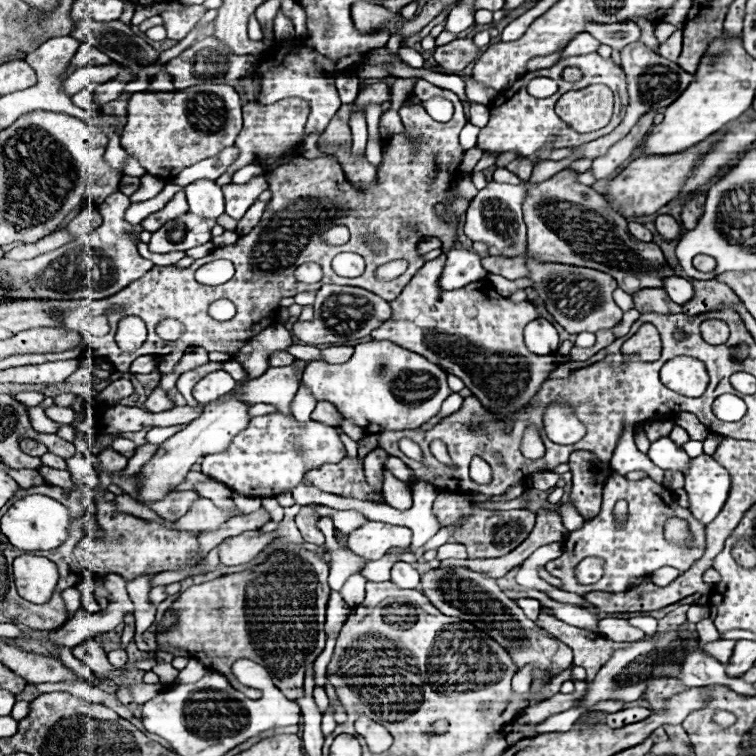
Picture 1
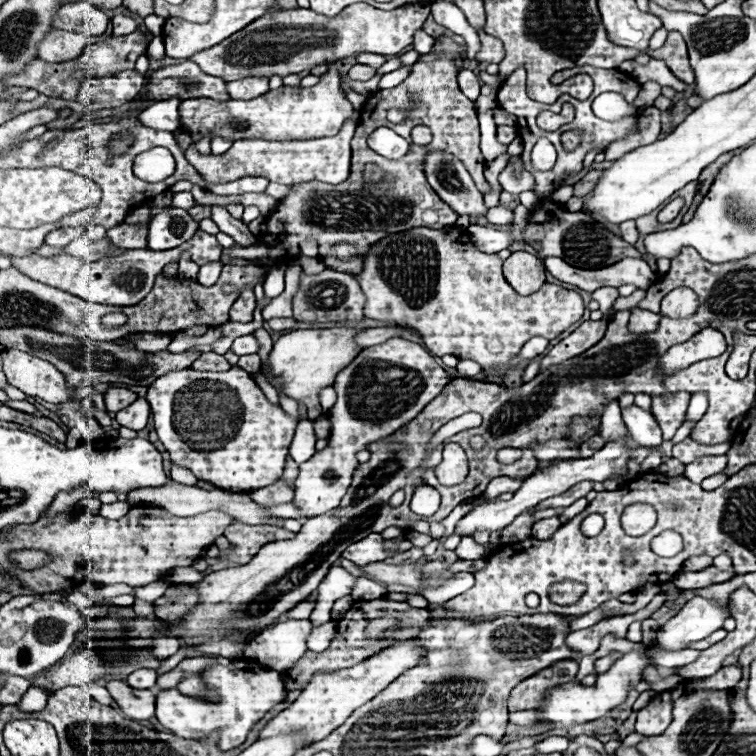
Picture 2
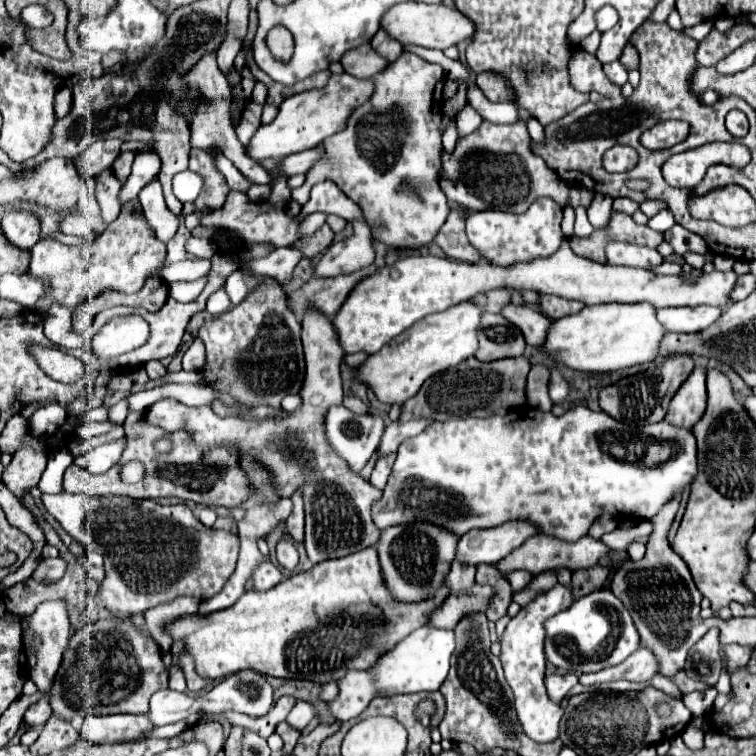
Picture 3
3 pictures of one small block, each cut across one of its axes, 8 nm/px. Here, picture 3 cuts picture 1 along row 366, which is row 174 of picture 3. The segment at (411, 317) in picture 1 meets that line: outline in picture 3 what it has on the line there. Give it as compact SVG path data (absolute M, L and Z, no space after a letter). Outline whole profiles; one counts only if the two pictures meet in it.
M484 120L478 130L474 130L472 134L468 134L466 138L460 138L456 142L456 150L452 154L444 152L442 162L444 162L442 176L440 176L442 190L446 192L448 200L456 202L458 206L464 206L466 210L526 212L528 206L542 196L550 196L560 206L568 204L568 186L564 182L560 182L558 176L554 176L554 172L550 172L550 168L546 168L546 162L542 162L542 158L538 158L530 152L530 134L526 130L526 122L492 124L492 122Z

